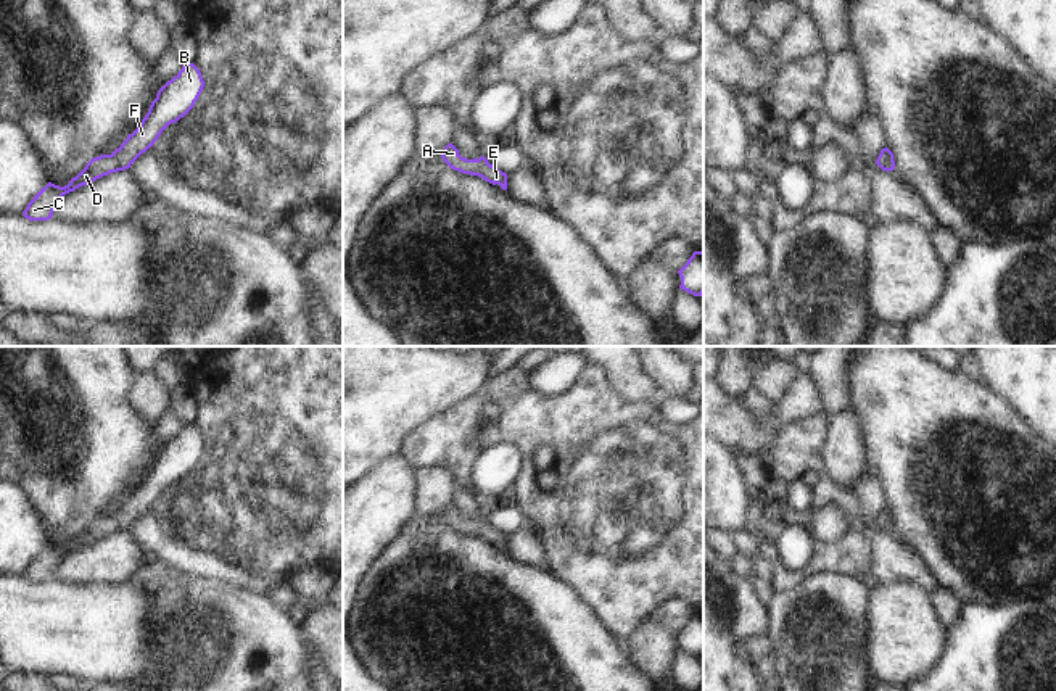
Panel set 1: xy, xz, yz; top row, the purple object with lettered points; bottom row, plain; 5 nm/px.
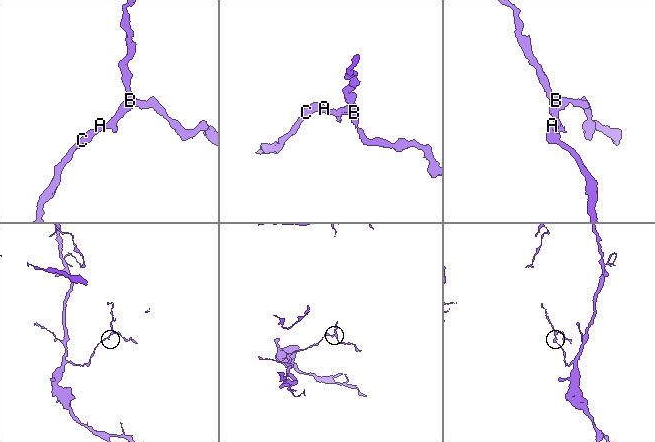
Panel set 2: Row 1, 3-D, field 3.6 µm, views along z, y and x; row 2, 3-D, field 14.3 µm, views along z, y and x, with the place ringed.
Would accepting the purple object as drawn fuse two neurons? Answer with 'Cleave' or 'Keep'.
Keep.

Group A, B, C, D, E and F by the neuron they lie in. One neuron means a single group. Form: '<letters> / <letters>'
A B C D E F

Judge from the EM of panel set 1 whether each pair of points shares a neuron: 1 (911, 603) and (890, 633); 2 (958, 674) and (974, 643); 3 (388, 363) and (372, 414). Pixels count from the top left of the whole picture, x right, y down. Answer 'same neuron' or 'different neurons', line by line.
1: same neuron
2: same neuron
3: same neuron

